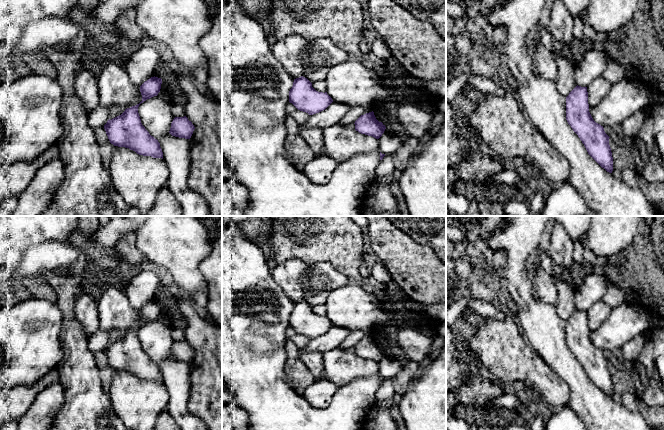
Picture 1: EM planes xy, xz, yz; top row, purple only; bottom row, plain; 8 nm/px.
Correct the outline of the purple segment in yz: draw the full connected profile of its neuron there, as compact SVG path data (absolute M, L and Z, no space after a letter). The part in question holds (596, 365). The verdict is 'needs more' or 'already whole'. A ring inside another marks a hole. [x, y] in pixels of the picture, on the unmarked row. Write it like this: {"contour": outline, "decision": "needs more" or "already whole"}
{"contour": "M576 310L566 321L566 344L584 368L588 378L607 396L613 395L609 360L596 347L588 328L587 311Z", "decision": "already whole"}

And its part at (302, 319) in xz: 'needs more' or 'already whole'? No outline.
already whole

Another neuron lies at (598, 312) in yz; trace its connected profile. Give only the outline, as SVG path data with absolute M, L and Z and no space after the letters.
M603 300L594 303L588 310L588 328L589 330L598 329L601 324L608 318L612 308L609 307Z

